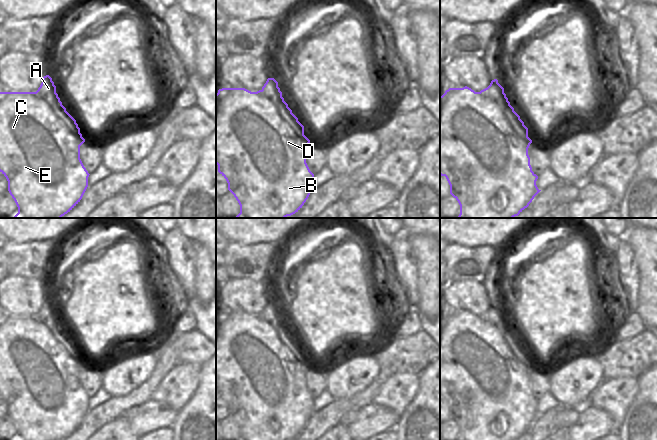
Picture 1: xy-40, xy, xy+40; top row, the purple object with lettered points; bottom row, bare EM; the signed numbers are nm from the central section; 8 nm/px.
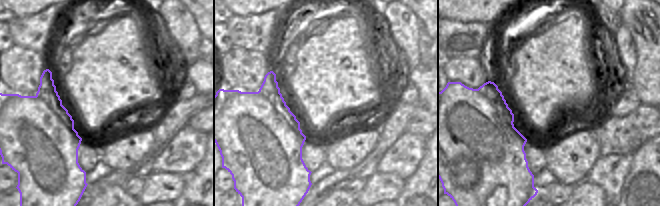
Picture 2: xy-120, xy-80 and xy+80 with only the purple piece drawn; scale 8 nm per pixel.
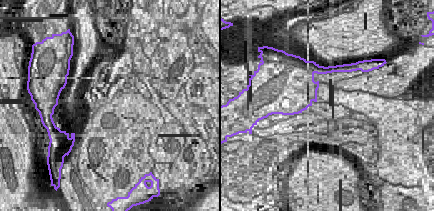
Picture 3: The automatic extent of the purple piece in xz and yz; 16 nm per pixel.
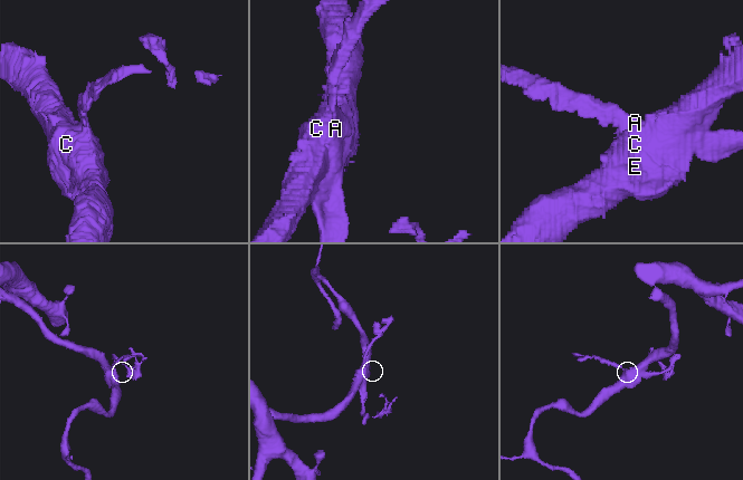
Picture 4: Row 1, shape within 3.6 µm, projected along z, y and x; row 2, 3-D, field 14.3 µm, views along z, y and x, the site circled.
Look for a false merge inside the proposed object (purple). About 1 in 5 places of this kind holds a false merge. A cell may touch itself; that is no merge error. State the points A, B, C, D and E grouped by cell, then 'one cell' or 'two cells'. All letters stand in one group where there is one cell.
A / B C D E | two cells

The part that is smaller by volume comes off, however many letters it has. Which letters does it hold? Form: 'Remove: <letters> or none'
Remove: A

